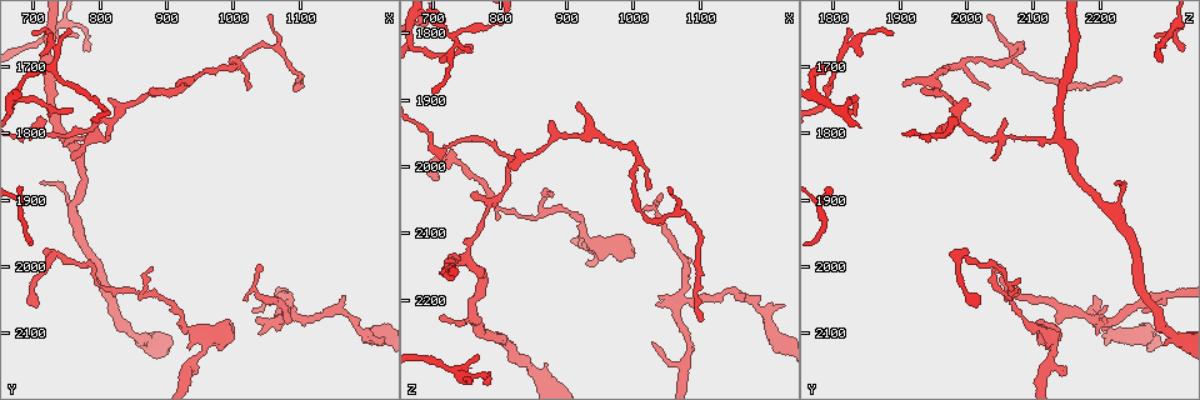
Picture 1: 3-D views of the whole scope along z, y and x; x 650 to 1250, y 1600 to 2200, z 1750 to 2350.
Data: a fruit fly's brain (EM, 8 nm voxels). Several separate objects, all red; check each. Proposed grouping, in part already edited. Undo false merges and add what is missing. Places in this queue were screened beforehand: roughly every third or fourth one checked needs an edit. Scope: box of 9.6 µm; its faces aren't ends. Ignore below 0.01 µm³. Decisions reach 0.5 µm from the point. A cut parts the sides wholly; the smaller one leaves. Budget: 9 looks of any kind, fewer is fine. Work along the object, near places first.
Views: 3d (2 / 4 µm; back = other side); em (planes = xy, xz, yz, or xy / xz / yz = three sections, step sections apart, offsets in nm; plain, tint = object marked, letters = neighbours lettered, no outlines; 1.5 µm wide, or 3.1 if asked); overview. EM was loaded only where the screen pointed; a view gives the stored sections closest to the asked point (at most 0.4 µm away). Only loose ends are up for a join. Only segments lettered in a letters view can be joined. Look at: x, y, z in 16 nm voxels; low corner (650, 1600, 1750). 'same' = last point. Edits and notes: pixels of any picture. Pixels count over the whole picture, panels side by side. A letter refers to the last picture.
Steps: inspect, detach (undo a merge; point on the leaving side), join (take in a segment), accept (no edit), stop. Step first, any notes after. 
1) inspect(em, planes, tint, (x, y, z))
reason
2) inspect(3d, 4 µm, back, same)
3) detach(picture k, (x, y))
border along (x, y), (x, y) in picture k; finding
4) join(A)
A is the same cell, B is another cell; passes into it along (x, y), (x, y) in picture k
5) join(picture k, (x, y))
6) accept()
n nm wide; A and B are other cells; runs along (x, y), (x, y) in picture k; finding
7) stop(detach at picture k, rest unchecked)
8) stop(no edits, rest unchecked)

inspect(em, planes, plain, (915, 1730, 1910))
branch stops here

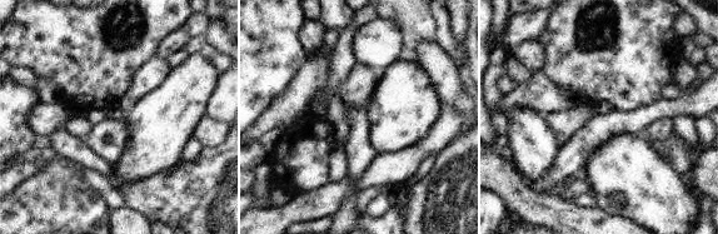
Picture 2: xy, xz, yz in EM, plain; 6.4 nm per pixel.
inspect(em, planes, letters, same)
see the neighbours

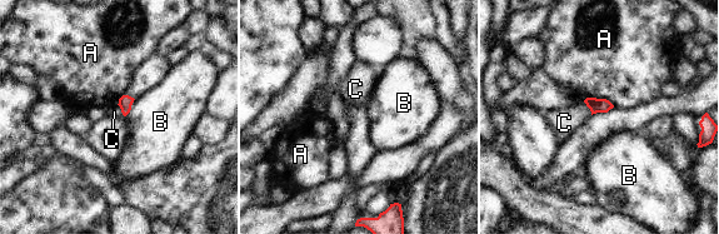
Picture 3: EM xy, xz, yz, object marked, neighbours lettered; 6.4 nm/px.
accept()
A, B and C are other cells; border along (583, 101), (592, 114) in picture 3; no lettered segment goes on from it

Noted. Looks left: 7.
inspect(3d, 2 µm, (880, 2000, 2045))
thin end

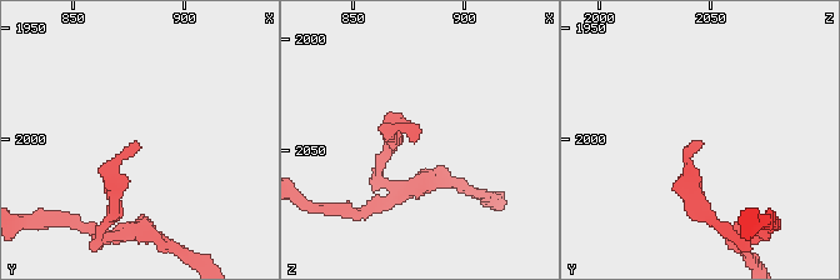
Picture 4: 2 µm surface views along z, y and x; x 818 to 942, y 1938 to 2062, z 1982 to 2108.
inspect(em, xz, step 4, tint, (879, 2000, 2046))

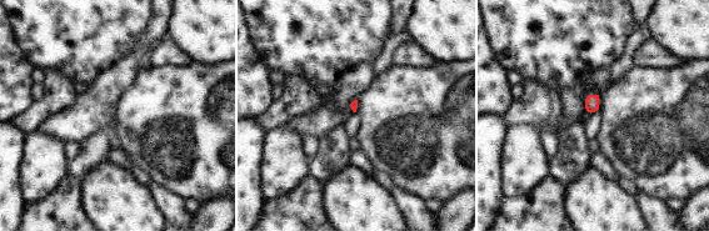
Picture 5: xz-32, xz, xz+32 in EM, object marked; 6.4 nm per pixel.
inspect(em, planes, letters, same)
cut it another way

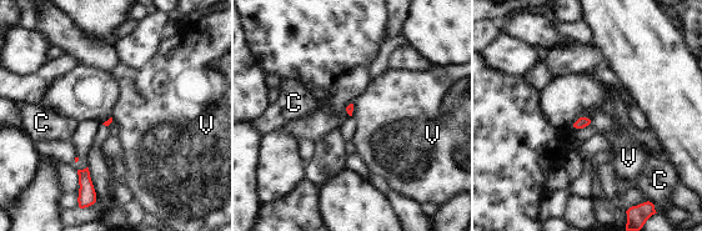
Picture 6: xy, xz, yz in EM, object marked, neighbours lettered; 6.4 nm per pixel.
accept()
C and V are other cells; border along (580, 116), (586, 116), (591, 120) in picture 6; none of them fits

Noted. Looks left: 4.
inspect(3d, 4 µm, (795, 1780, 2055))
an open end

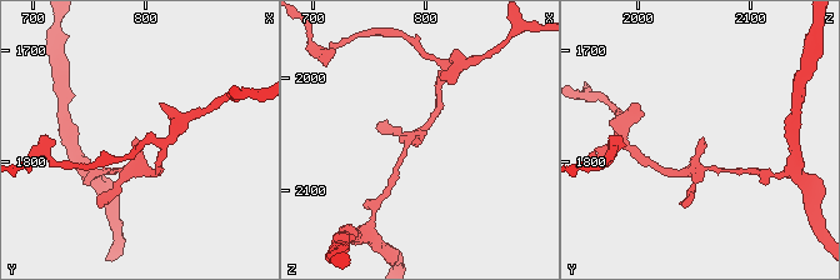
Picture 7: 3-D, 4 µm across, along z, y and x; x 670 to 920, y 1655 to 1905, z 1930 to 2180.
inspect(em, xz, step 8, letters, (794, 1780, 2056))
need the tissue

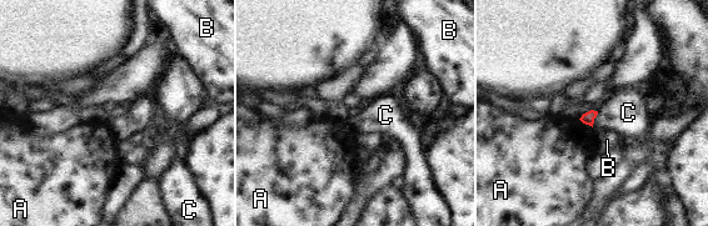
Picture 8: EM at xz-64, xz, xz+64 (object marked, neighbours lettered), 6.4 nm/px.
accept()
A, B and C are other cells; border along (598, 111), (592, 126) in picture 8; none of them fits

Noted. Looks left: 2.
inspect(em, planes, letters, (755, 1650, 1825))
an open end

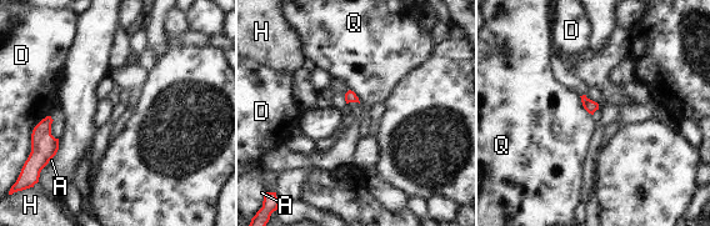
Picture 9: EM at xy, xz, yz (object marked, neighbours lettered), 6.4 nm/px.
accept()
80 nm wide; A, D, H and Q are other cells; border along (579, 96), (583, 106), (591, 115) in picture 9; no lettered segment goes on from it

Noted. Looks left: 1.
stop(no edits, rest unchecked)

